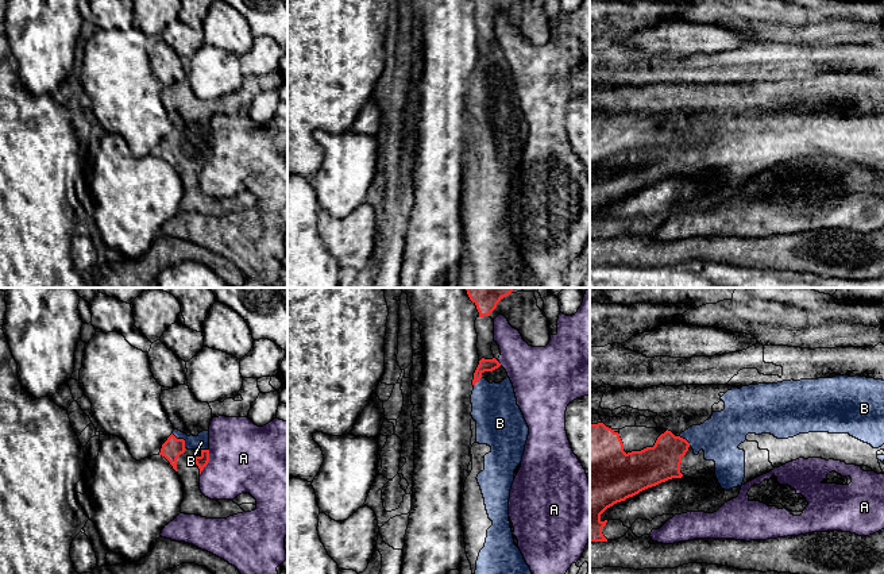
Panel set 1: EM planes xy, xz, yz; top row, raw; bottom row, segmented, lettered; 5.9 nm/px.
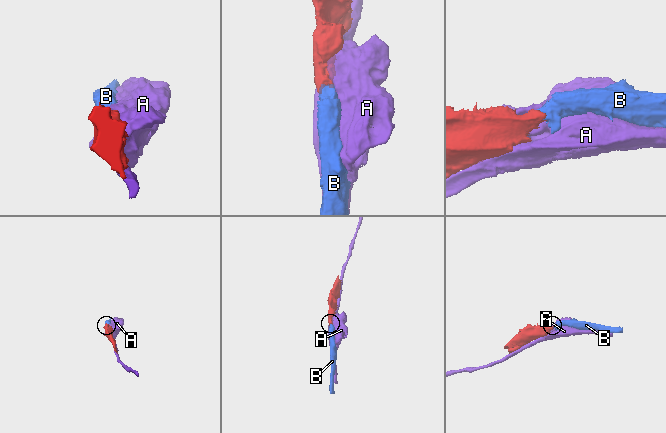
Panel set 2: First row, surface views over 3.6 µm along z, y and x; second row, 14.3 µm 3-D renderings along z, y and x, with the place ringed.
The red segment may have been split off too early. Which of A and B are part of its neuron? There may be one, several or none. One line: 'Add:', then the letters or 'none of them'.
Add: B

